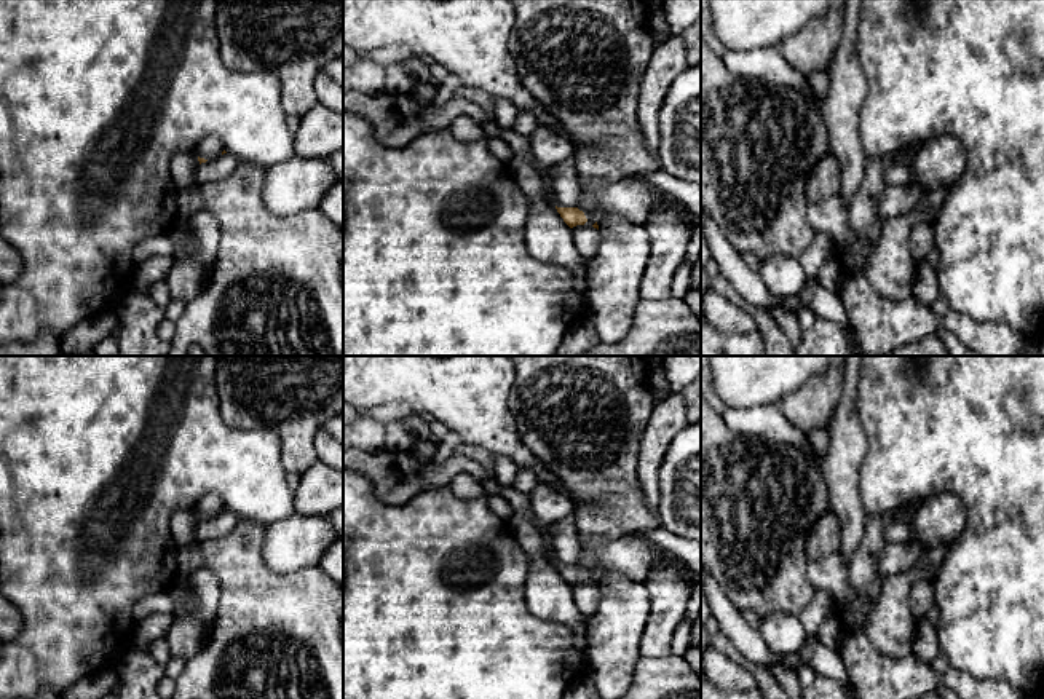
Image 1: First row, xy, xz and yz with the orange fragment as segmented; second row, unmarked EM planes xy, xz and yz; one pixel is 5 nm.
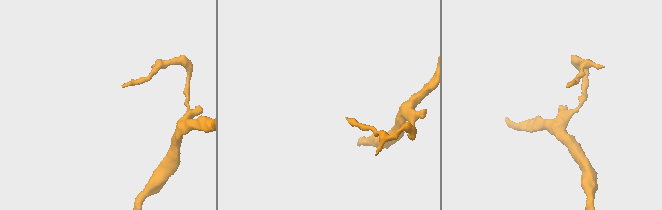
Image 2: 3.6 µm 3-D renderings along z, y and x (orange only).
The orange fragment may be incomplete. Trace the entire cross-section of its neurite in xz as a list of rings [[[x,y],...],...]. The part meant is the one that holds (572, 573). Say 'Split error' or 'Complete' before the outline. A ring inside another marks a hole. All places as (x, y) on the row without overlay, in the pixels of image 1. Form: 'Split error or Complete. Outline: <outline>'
Complete. Outline: [[[556,563],[556,567],[570,586],[576,582],[584,582],[587,579],[584,570],[579,568],[578,565],[557,565]]]

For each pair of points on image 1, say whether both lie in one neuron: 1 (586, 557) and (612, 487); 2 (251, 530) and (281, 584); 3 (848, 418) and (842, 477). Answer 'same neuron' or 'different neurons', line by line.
1: same neuron
2: same neuron
3: same neuron

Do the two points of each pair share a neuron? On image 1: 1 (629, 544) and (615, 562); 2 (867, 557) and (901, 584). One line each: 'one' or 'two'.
1: one
2: two

